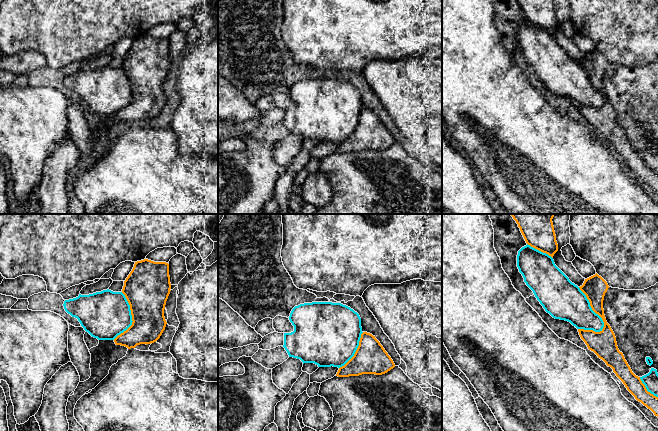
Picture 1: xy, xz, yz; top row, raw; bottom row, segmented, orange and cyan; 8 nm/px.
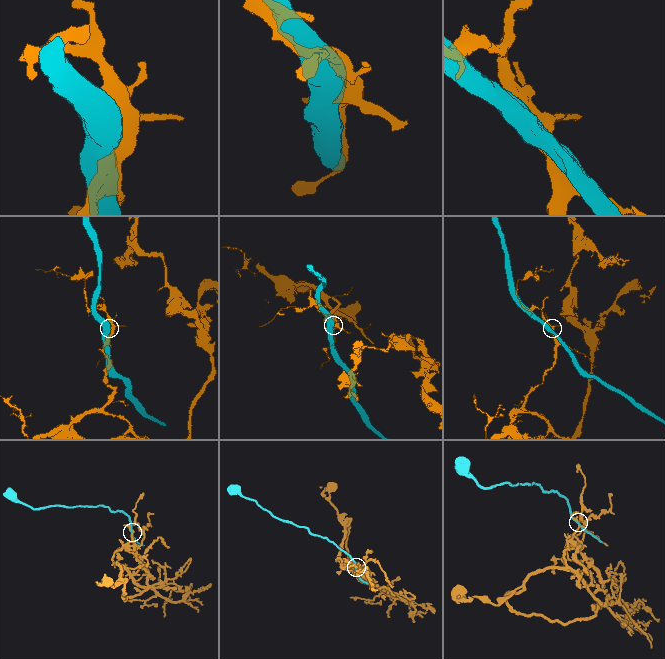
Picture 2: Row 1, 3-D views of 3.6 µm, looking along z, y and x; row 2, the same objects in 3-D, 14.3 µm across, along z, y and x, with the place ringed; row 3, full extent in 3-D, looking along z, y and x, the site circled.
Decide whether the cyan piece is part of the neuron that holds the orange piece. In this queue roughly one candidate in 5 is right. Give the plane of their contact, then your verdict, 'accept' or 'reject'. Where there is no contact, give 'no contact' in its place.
yz | reject

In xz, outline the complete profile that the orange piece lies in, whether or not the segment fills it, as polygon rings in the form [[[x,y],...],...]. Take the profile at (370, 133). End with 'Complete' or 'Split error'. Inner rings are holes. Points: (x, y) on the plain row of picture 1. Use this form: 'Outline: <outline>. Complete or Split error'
Outline: [[[363,108],[354,132],[344,142],[339,144],[336,152],[382,151],[394,143],[393,136],[375,112]]]. Complete

